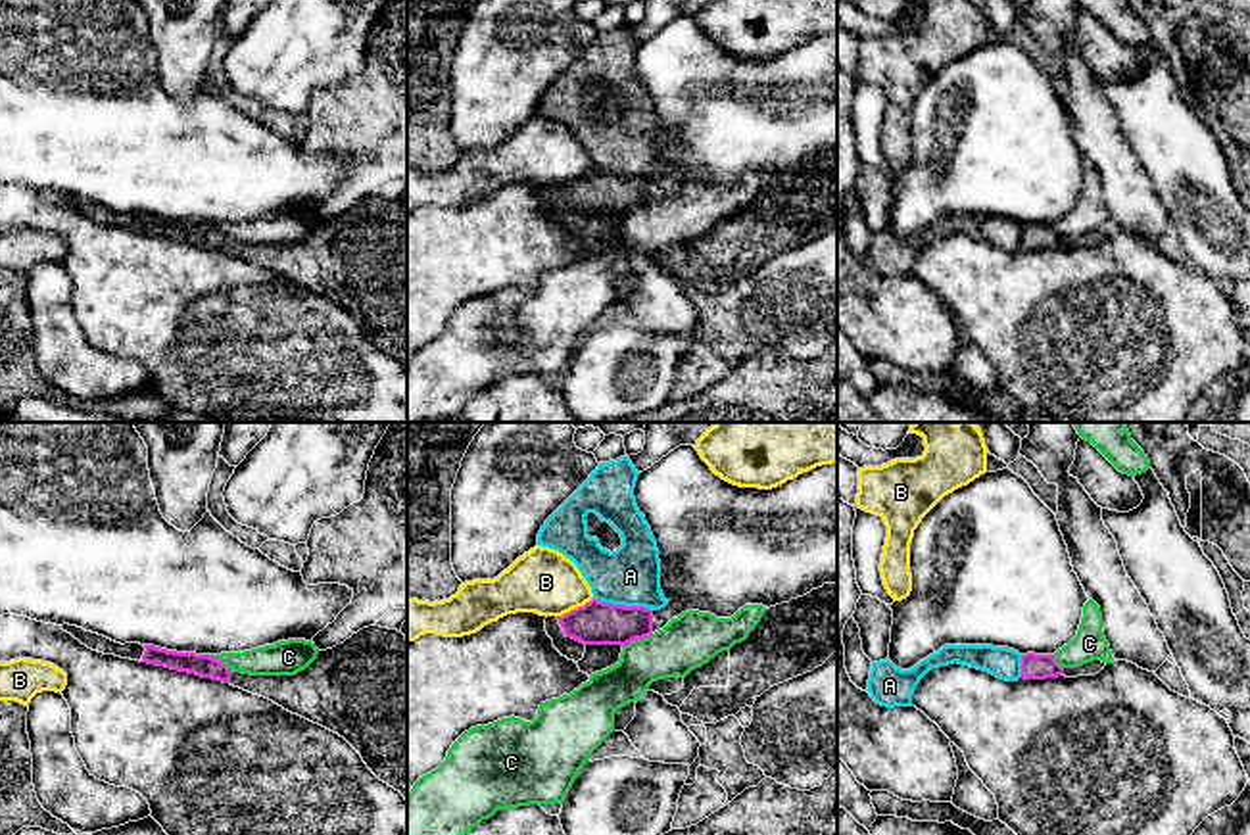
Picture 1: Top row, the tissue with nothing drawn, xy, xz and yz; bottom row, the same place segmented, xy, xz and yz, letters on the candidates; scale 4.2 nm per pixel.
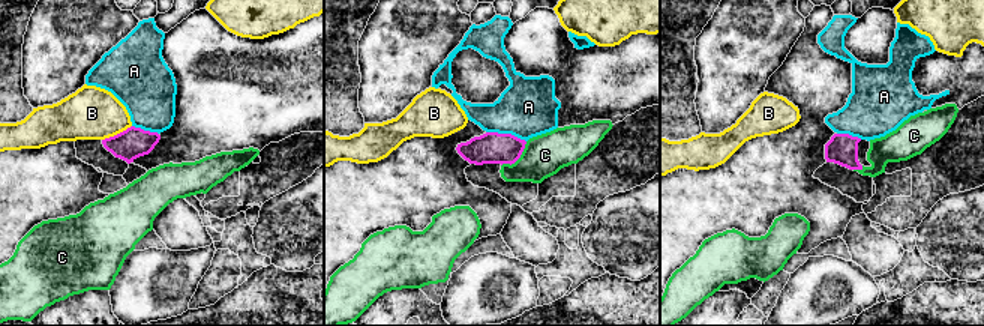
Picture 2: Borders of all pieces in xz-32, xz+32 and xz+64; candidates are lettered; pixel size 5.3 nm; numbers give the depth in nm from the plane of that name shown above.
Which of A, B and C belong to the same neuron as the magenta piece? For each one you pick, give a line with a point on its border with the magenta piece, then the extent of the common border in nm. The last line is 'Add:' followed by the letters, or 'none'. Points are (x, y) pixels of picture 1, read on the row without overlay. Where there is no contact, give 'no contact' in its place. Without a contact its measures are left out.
Add: none

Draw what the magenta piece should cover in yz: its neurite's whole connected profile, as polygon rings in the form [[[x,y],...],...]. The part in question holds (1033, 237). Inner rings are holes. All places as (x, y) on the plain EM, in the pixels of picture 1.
[[[1022,225],[1022,248],[1025,250],[1046,250],[1058,248],[1064,244],[1064,238],[1056,232],[1052,225]]]

